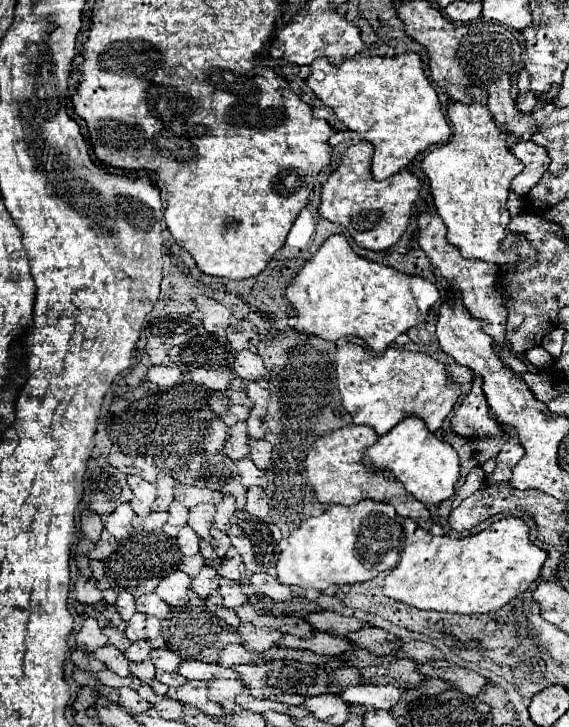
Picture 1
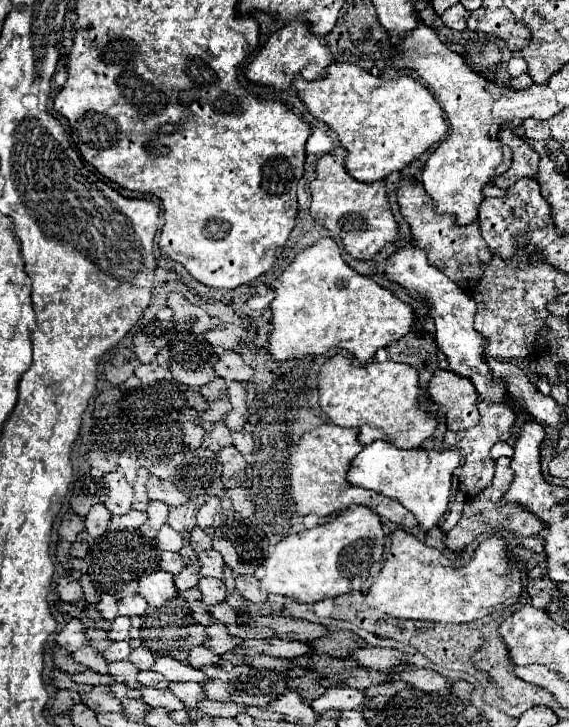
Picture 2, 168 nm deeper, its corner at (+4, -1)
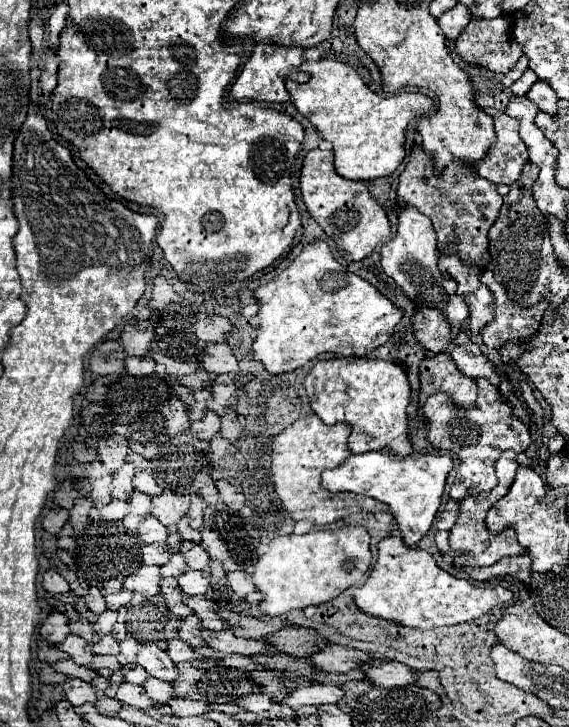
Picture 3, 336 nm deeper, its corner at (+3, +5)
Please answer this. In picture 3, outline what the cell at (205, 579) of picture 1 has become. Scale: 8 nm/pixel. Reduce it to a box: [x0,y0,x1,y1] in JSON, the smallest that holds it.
[161,553,189,577]

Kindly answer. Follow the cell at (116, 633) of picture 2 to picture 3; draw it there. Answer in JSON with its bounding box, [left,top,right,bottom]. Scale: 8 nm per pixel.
[93,611,117,633]

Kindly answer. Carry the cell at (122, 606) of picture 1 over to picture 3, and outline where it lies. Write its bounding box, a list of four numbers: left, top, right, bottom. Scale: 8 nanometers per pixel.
[85,587,107,613]

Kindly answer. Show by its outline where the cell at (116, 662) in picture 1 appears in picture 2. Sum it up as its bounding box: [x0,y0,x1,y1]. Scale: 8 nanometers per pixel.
[72,645,108,673]

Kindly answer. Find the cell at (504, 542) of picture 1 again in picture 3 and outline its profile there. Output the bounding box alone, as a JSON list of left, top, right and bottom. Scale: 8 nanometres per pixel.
[355,535,513,629]

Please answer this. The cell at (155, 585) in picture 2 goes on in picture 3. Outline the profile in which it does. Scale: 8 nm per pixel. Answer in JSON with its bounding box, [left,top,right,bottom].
[125,565,161,597]

